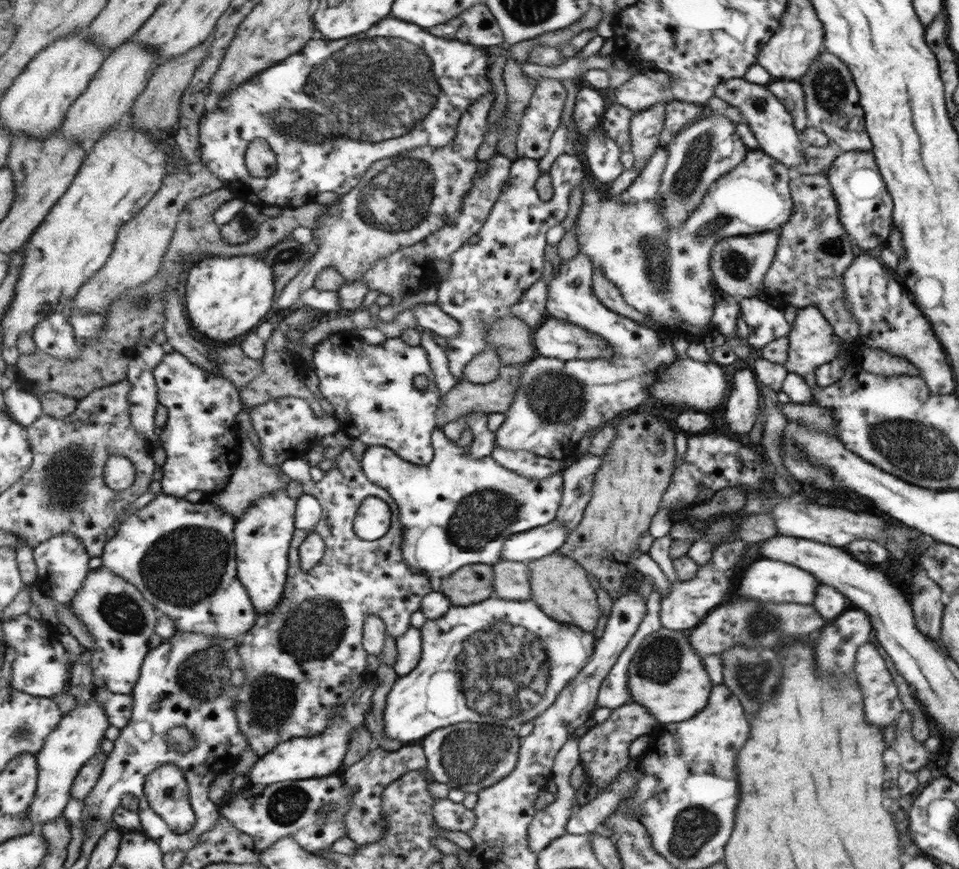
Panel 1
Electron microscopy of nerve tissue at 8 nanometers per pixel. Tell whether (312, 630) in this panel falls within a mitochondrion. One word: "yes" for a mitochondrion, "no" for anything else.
yes

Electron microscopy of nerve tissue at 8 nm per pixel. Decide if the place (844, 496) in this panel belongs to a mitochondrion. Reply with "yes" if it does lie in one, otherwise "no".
no

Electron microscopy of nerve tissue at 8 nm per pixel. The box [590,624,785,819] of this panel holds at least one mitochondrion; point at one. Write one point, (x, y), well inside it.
(661, 659)

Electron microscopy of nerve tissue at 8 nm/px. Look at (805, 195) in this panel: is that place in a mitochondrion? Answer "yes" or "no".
no

